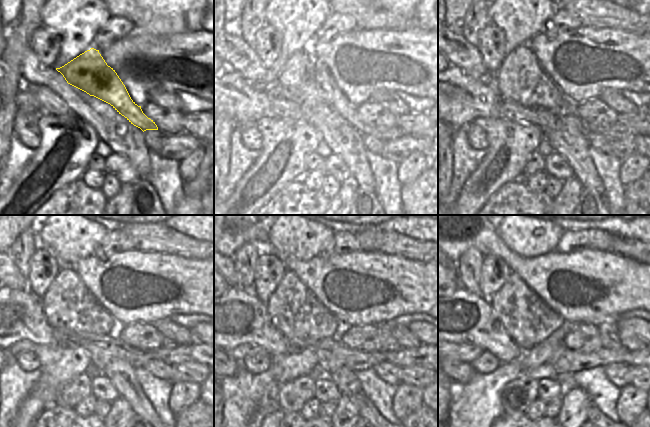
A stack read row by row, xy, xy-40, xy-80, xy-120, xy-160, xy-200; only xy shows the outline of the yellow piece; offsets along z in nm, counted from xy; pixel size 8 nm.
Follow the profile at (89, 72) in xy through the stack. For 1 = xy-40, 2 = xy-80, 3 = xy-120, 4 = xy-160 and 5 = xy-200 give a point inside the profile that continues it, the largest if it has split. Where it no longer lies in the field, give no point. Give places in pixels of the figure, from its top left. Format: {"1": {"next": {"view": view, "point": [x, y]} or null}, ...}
{"1": {"next": {"view": "xy-40", "point": [343, 102]}}, "2": {"next": {"view": "xy-80", "point": [617, 130]}}, "3": {"next": {"view": "xy-120", "point": [193, 352]}}, "4": {"next": {"view": "xy-160", "point": [403, 357]}}, "5": {"next": {"view": "xy-200", "point": [637, 357]}}}

